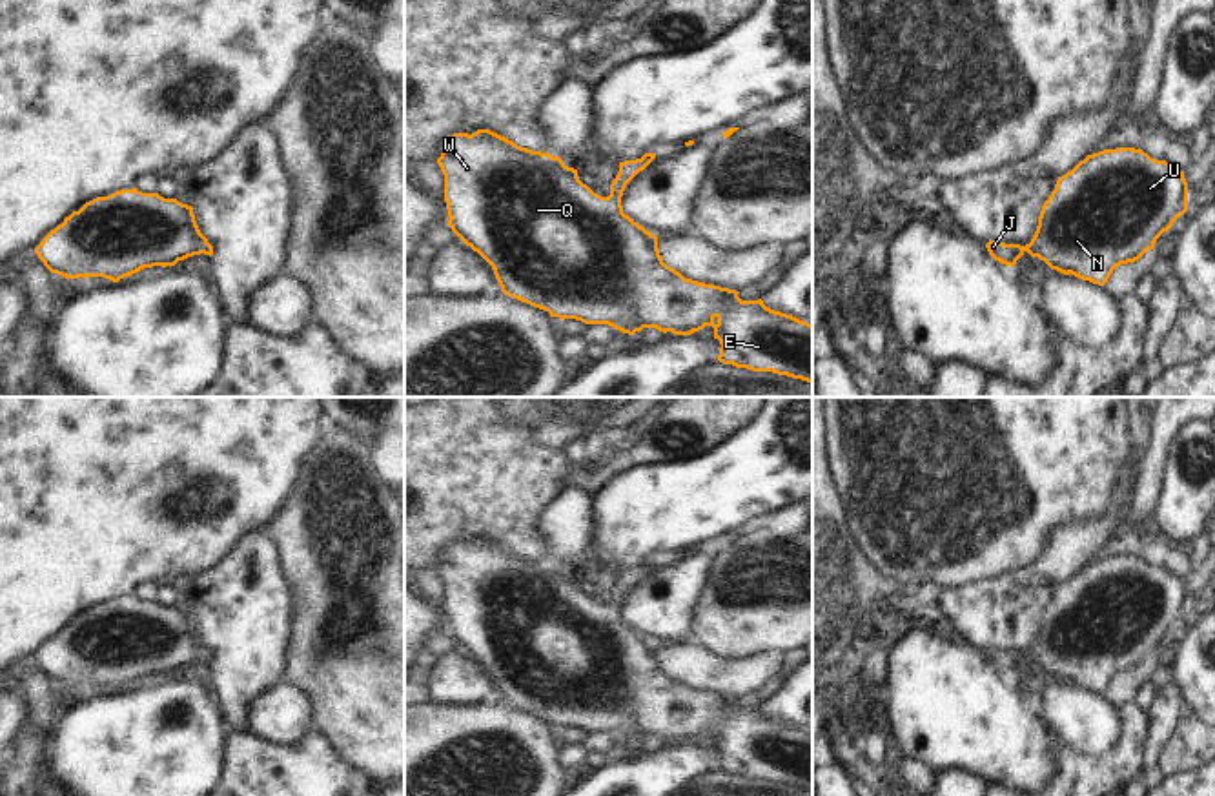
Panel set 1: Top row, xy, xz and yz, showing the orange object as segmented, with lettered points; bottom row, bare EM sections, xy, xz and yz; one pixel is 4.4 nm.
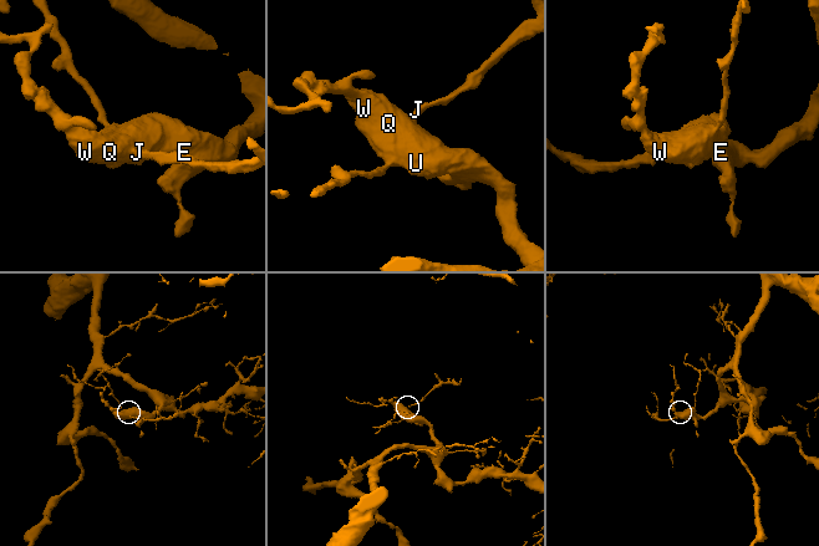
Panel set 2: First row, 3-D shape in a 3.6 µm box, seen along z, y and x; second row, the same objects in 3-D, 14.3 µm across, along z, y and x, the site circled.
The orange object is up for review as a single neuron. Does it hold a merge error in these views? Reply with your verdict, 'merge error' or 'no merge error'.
no merge error

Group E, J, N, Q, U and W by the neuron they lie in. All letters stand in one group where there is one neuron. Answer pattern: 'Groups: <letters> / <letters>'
Groups: E J N Q U W

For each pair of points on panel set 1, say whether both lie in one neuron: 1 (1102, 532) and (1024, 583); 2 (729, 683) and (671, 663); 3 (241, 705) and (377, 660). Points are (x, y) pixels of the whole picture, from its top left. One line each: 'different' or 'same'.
1: same
2: same
3: different

